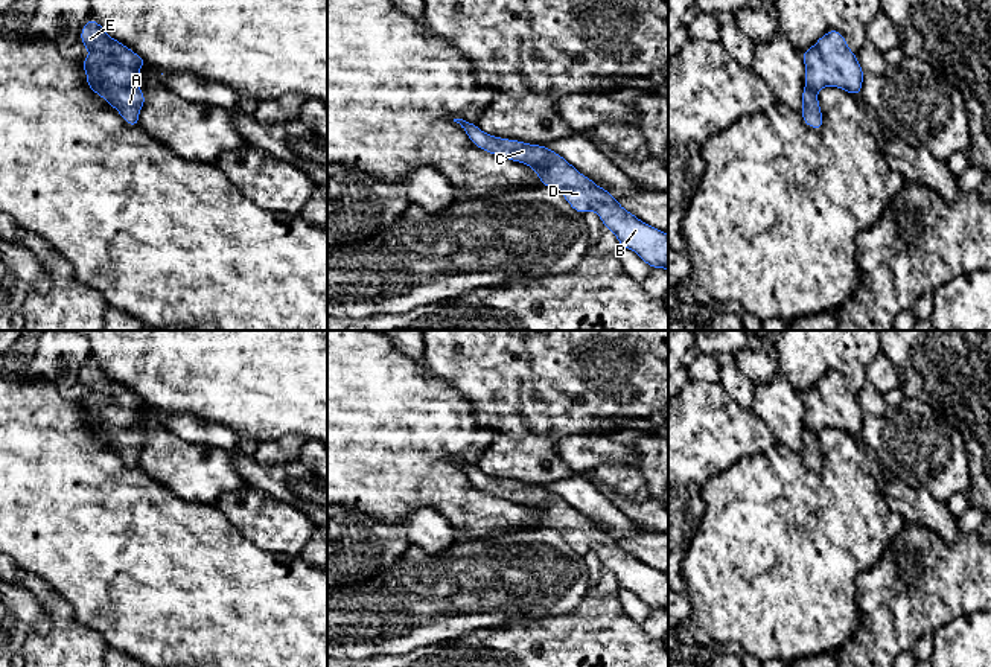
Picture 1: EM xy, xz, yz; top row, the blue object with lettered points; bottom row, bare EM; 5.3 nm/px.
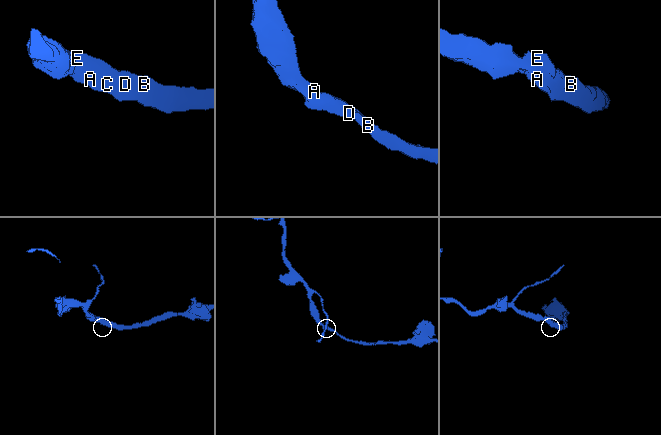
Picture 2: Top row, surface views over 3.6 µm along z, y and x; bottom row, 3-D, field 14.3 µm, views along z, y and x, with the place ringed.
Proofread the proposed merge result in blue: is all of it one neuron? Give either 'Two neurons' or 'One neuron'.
One neuron

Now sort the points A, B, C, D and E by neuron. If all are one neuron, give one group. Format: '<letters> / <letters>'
A B C D E

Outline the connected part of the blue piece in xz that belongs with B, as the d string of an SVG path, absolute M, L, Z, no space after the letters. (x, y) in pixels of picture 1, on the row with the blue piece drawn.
M463 119L454 122L461 125L476 148L533 168L542 186L557 189L575 212L583 215L594 210L620 245L635 251L650 268L668 270L668 235L623 209L609 190L582 175L562 155L548 146L490 136L475 122Z

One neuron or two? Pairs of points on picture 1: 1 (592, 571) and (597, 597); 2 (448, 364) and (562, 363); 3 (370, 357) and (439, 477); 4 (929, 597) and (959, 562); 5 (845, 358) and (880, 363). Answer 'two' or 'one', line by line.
1: two
2: one
3: one
4: one
5: two

